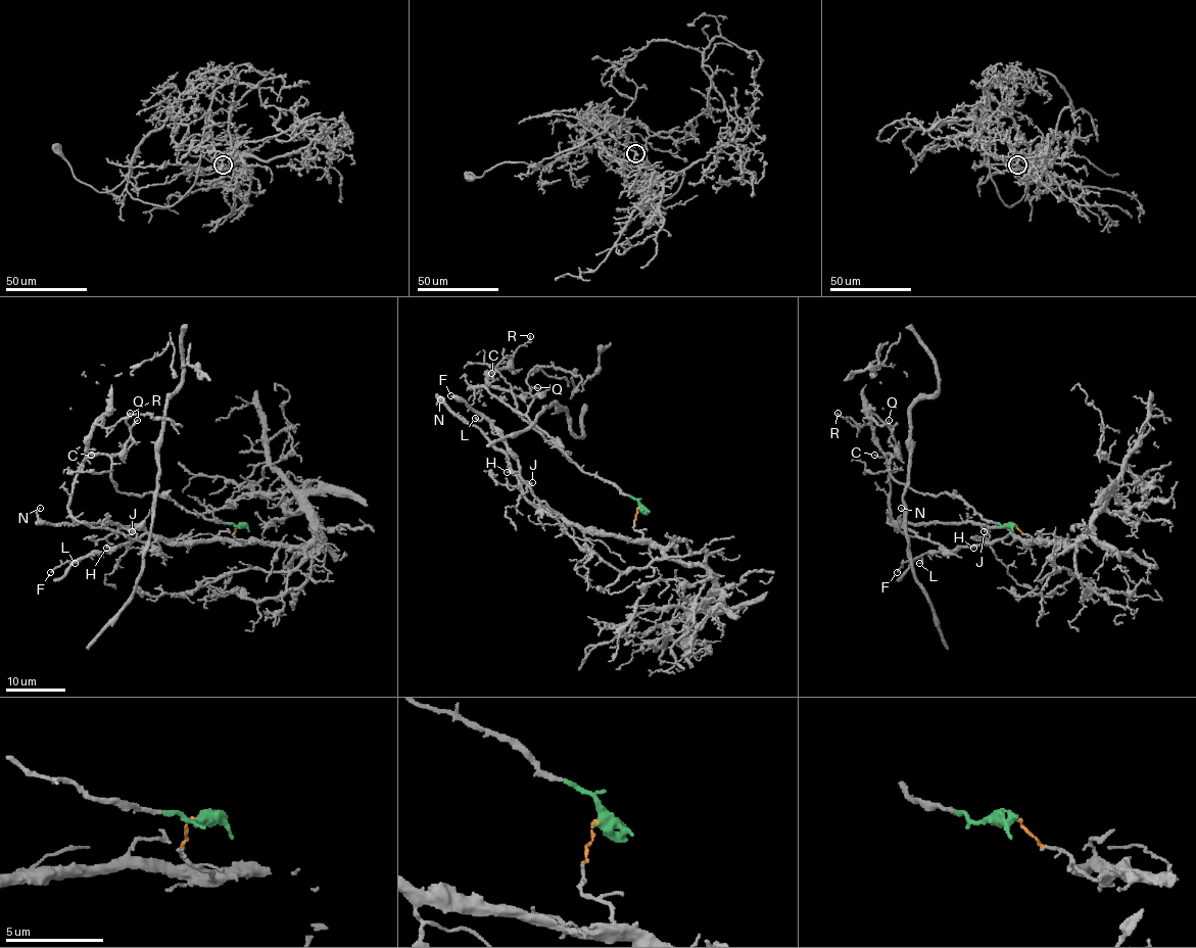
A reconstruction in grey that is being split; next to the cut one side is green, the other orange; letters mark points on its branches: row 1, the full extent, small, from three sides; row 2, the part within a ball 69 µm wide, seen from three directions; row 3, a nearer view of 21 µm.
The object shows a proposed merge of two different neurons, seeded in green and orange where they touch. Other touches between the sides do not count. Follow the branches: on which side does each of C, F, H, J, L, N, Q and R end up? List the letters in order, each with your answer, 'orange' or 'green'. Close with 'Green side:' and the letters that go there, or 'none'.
C: green
F: orange
H: orange
J: orange
L: orange
N: orange
Q: green
R: green
Green side: C, Q, R

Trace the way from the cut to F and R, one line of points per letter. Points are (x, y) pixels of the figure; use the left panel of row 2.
F: (239, 526), (233, 533), (242, 543), (135, 539), (92, 552), (50, 572)
R: (239, 526), (155, 493), (117, 488), (111, 459), (87, 454), (87, 438), (95, 425), (109, 428), (131, 413)

